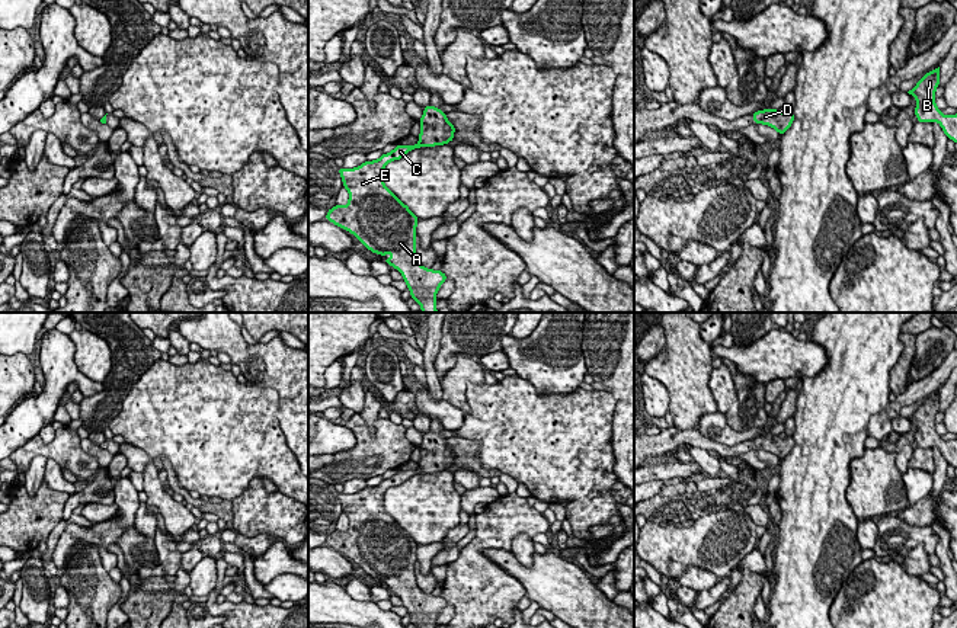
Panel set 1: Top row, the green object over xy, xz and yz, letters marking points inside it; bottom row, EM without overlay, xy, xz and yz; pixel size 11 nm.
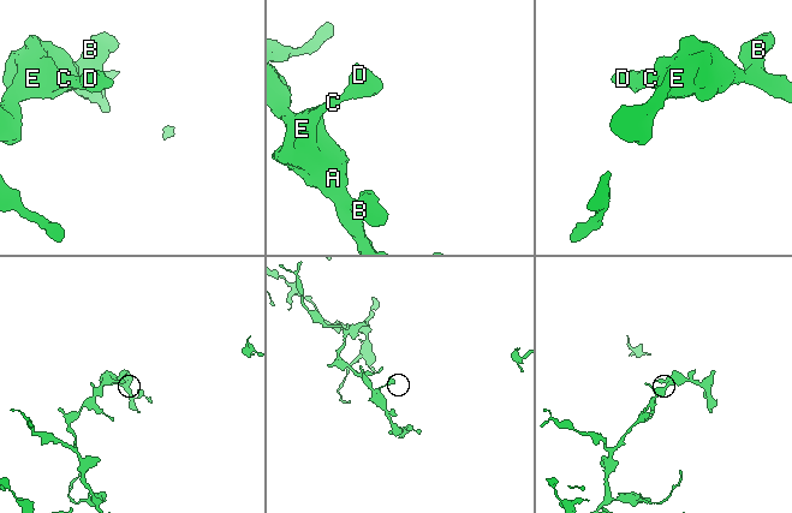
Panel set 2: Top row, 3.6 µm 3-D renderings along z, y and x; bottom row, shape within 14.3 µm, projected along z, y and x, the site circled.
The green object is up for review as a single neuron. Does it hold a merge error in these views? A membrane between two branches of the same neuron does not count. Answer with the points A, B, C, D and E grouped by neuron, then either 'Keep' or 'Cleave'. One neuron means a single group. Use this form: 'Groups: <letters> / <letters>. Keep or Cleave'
Groups: A B C D E. Keep

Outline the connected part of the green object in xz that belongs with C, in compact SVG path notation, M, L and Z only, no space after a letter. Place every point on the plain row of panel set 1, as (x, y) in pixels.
M426 432L419 448L417 470L396 471L393 477L383 480L378 486L367 486L355 494L339 493L343 513L349 518L349 526L343 532L335 531L329 535L326 545L353 560L372 579L385 581L390 577L391 583L385 587L403 600L403 606L412 621L410 624L416 628L435 628L438 615L447 606L447 600L441 596L426 595L419 589L416 583L417 570L415 568L419 544L384 510L384 493L390 487L400 486L415 474L444 471L454 465L455 454L447 445L445 438L438 433Z

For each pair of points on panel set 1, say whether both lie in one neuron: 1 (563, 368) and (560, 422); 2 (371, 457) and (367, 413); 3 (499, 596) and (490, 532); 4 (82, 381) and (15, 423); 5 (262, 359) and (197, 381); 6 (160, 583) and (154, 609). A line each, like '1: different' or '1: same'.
1: different
2: different
3: same
4: same
5: different
6: same

